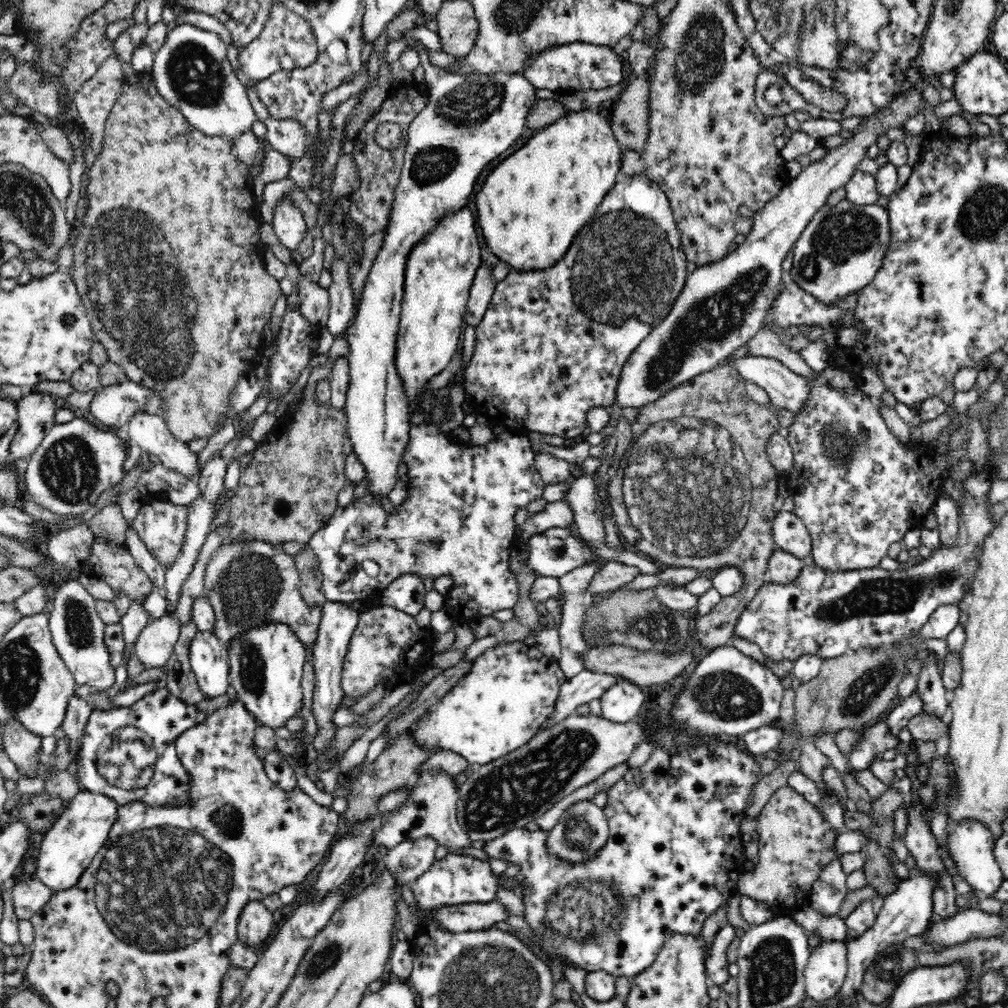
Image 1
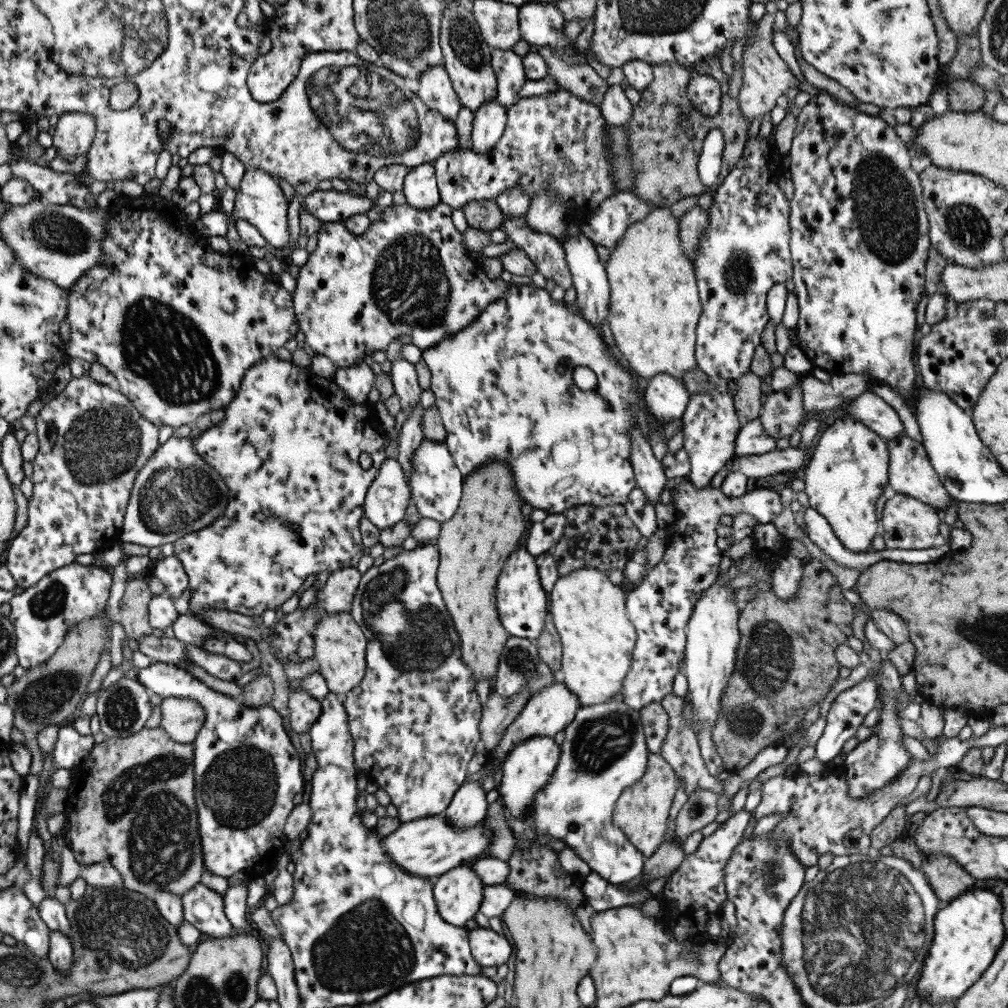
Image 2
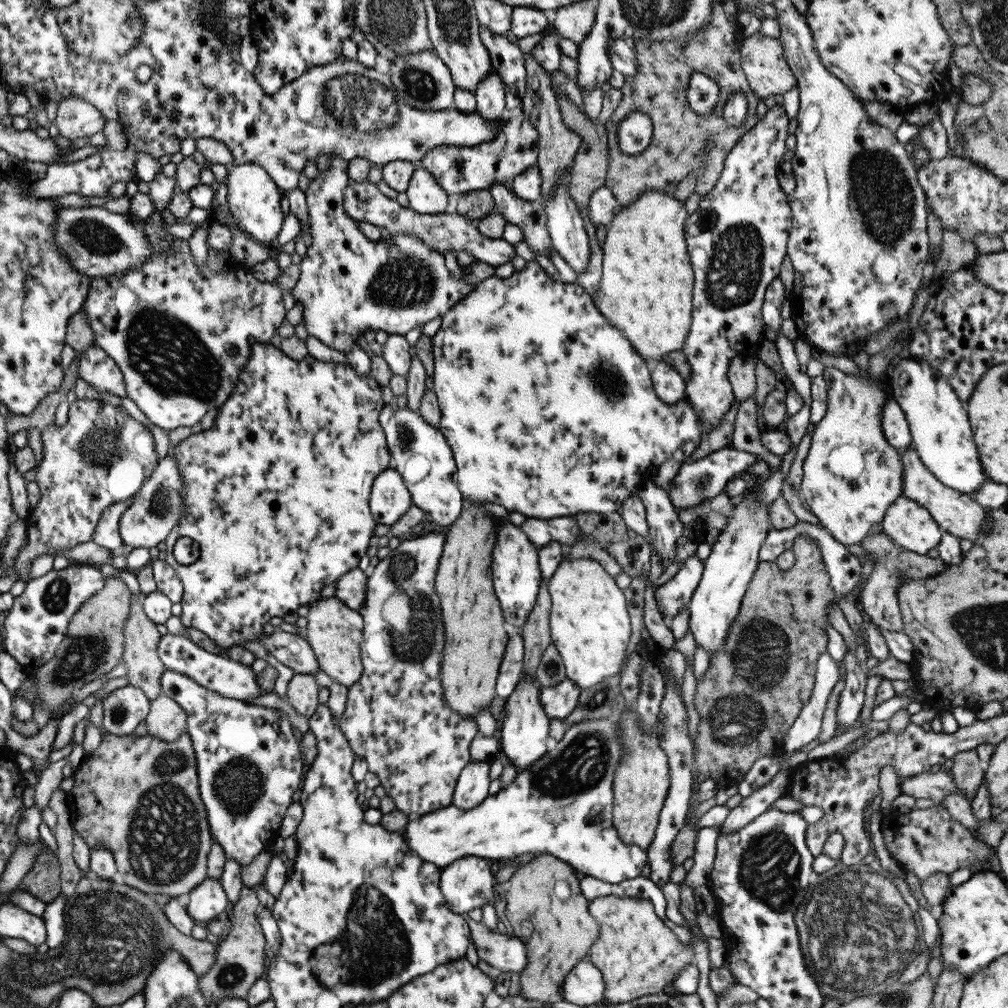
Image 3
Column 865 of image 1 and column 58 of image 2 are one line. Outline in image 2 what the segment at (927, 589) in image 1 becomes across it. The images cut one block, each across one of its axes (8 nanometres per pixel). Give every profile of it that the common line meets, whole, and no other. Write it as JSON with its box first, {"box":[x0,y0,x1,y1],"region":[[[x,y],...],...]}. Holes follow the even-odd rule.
{"box":[8,563,113,670],"region":[[[73,563],[50,572],[34,587],[13,597],[9,601],[11,612],[8,617],[14,625],[19,666],[28,670],[46,663],[60,648],[71,627],[102,614],[110,597],[112,579],[113,574],[103,568]]]}

